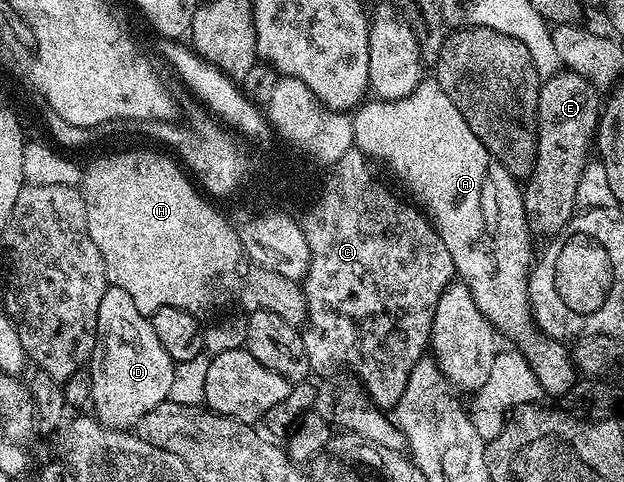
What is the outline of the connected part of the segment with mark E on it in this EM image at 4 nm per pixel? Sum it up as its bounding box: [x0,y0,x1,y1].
[525,71,601,234]

